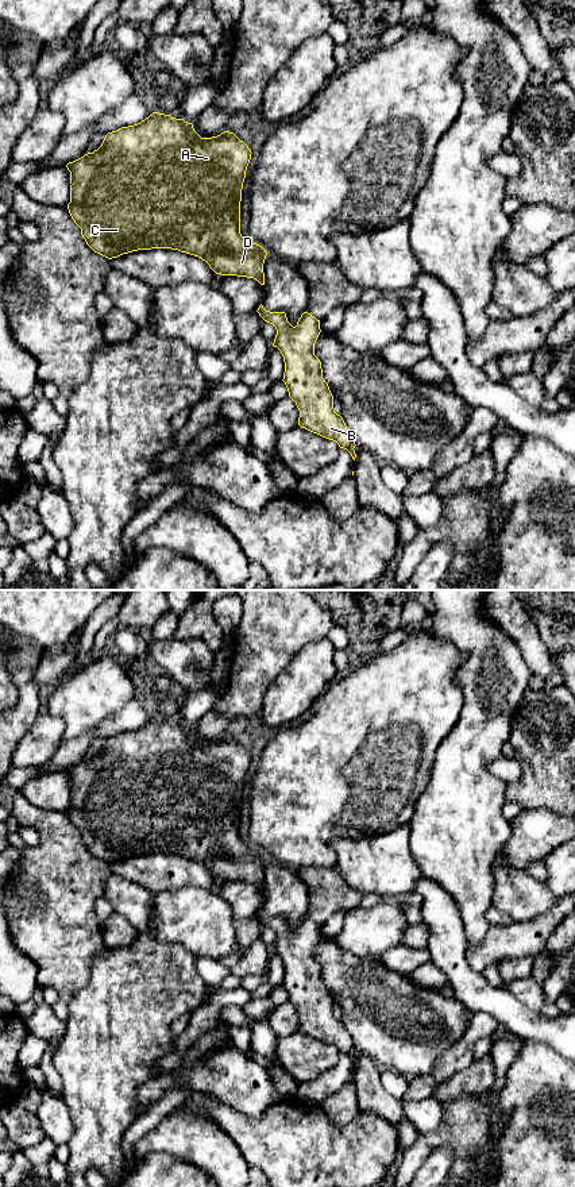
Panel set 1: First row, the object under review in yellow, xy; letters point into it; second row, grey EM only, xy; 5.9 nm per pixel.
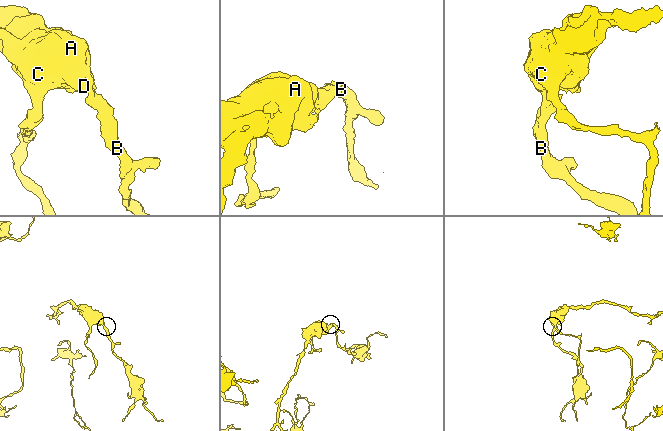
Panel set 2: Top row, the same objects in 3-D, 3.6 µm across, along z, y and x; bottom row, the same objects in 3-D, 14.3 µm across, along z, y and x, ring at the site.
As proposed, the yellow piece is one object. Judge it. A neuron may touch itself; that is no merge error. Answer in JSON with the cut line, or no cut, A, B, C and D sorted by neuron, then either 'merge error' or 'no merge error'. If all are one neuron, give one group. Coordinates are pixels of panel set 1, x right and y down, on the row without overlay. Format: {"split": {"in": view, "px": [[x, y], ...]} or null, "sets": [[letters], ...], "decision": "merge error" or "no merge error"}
{"split": null, "sets": [["A", "B", "C", "D"]], "decision": "no merge error"}

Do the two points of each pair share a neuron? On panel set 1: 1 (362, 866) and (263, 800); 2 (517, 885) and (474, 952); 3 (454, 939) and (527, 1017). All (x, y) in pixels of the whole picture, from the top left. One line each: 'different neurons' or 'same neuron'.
1: same neuron
2: different neurons
3: same neuron

